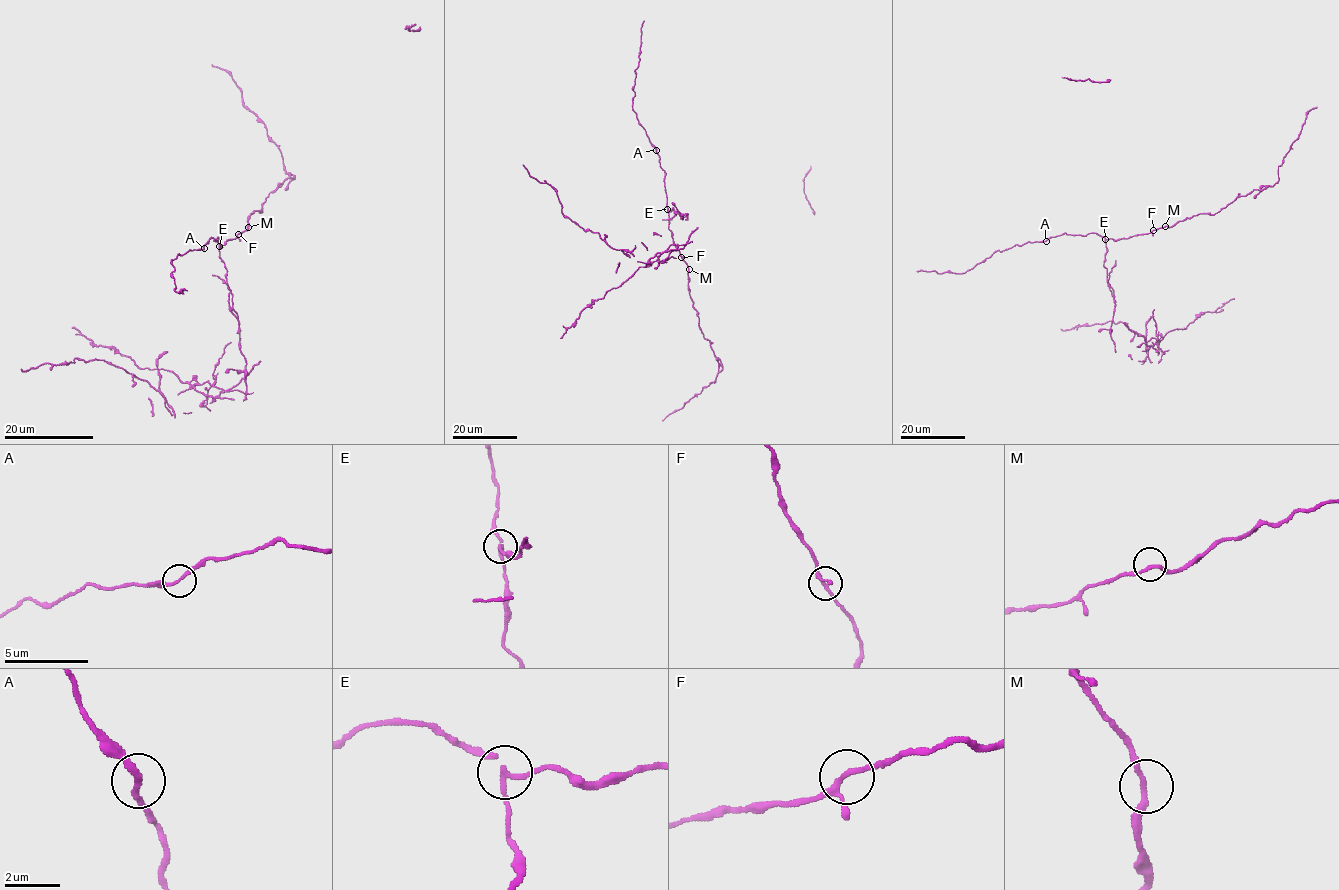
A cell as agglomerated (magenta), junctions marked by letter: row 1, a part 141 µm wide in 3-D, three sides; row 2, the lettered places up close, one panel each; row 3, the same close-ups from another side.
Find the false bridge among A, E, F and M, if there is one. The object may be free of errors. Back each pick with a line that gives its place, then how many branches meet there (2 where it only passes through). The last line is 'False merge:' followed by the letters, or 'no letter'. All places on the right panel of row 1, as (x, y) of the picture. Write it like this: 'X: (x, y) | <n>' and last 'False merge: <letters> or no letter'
E: (1105, 239) | 3
False merge: E

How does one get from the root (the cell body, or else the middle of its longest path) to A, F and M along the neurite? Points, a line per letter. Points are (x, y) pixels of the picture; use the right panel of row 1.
A: (1107, 270), (1103, 265), (1107, 247), (1103, 236), (1095, 233), (1064, 233), (1046, 241)
F: (1107, 270), (1103, 265), (1106, 239), (1119, 240), (1153, 230)
M: (1107, 270), (1103, 265), (1106, 239), (1127, 239), (1165, 226)

